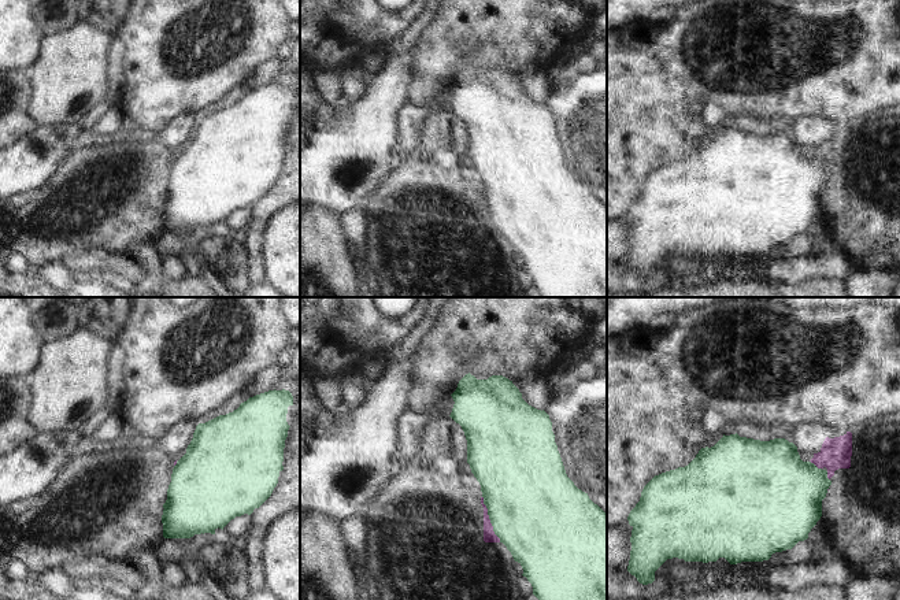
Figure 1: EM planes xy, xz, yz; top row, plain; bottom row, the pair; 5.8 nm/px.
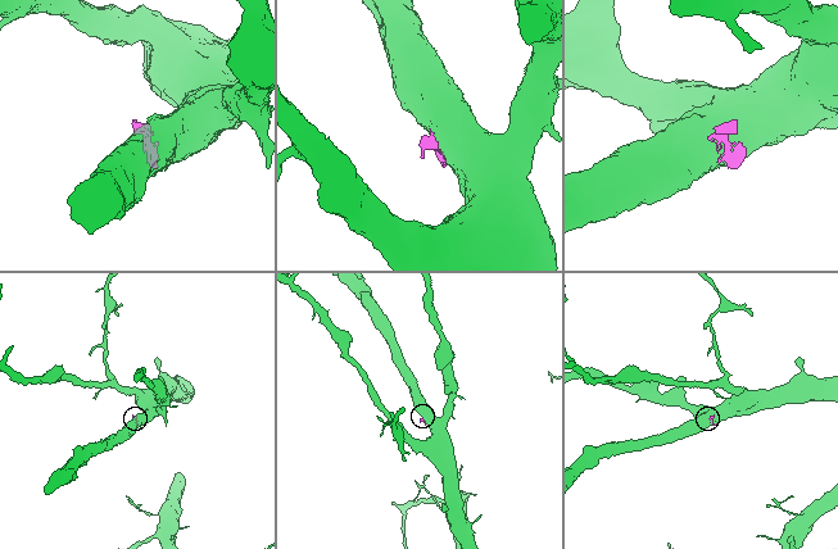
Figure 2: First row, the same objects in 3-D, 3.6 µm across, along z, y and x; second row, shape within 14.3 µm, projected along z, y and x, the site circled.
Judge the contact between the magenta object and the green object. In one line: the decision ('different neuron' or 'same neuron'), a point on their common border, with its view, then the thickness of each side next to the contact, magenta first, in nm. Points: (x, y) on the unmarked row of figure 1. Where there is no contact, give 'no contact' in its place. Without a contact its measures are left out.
different neuron | xz (489, 213) | 70/500 nm

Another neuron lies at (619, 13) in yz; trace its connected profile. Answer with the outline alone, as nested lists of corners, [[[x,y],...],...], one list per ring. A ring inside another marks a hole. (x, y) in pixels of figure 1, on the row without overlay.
[[[607,0],[607,33],[621,32],[636,21],[648,21],[658,7],[681,7],[704,0]]]

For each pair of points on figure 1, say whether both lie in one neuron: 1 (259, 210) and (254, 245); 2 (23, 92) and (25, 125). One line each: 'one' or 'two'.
1: one
2: one

